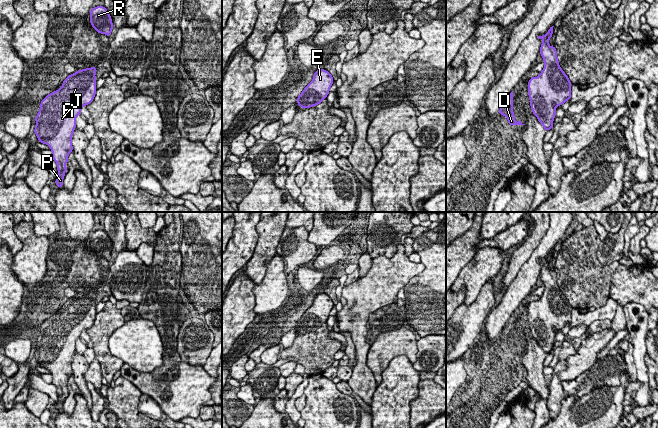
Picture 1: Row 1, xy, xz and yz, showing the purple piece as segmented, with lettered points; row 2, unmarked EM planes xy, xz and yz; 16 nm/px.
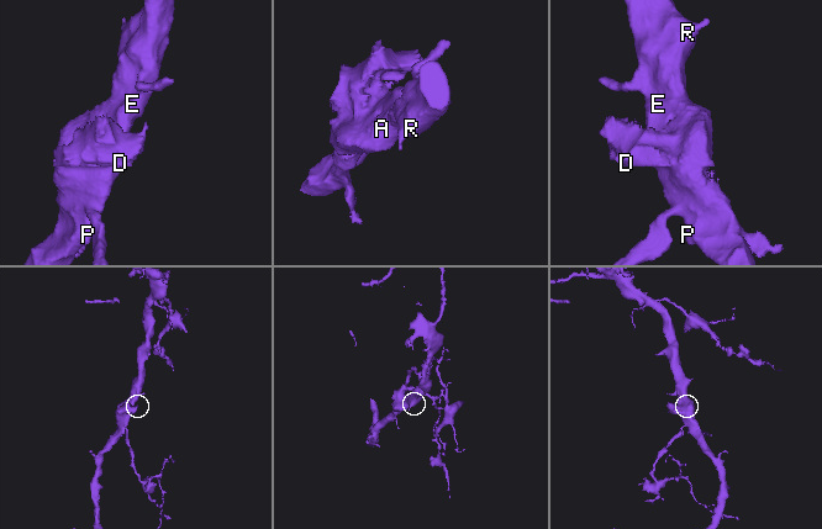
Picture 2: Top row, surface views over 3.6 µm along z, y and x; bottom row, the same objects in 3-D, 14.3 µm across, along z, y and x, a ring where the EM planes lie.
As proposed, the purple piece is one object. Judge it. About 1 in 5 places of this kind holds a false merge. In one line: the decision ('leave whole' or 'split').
leave whole

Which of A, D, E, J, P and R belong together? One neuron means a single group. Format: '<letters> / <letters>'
A D E J P R

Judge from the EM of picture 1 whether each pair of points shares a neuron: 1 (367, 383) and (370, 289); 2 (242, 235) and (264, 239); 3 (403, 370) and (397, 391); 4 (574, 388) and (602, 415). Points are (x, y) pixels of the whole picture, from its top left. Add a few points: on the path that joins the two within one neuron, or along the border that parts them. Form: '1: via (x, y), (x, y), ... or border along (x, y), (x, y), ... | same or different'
1: via (361, 360), (359, 312) | same
2: border along (258, 222), (257, 243), (253, 255), (248, 260) | different
3: via (398, 375), (398, 386) | same
4: border along (603, 385), (578, 398), (565, 396) | different

